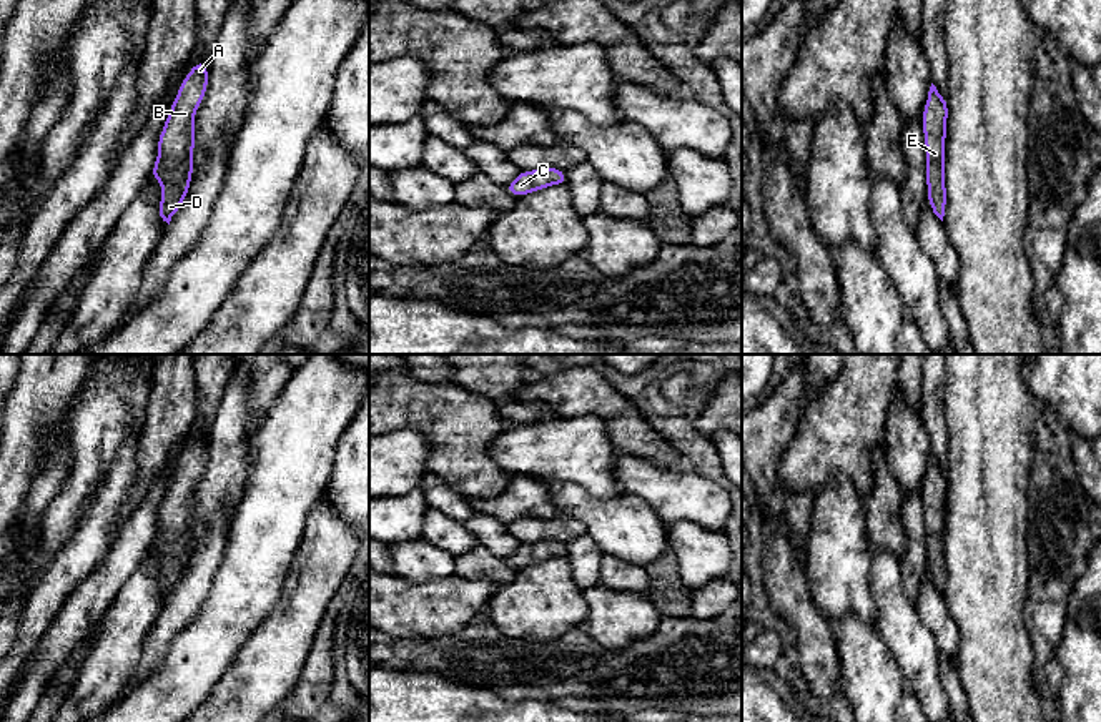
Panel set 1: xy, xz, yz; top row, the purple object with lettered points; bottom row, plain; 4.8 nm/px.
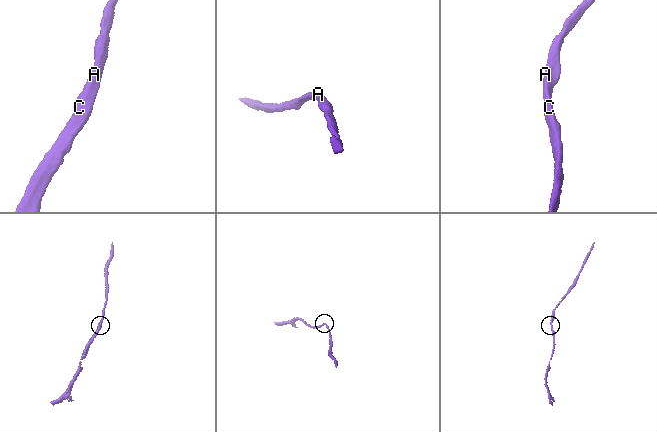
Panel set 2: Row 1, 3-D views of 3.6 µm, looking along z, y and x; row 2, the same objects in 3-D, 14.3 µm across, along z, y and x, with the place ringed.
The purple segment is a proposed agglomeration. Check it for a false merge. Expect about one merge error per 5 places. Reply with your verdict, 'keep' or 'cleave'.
keep

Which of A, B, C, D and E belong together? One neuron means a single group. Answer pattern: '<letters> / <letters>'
A B C D E

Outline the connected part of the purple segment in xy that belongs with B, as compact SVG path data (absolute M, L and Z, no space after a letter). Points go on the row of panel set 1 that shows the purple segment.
M208 62L186 73L158 138L158 156L151 178L161 183L160 216L170 225L188 195L195 165L195 113L208 90Z

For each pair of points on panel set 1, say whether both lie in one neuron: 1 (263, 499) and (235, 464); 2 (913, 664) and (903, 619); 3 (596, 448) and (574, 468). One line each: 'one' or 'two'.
1: two
2: one
3: one

